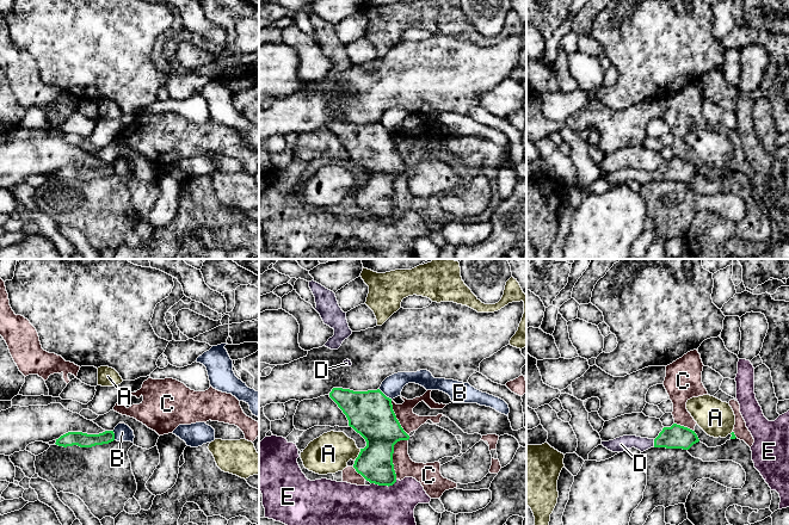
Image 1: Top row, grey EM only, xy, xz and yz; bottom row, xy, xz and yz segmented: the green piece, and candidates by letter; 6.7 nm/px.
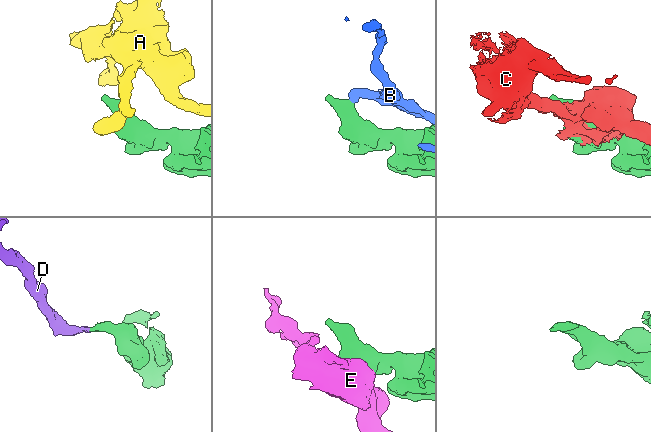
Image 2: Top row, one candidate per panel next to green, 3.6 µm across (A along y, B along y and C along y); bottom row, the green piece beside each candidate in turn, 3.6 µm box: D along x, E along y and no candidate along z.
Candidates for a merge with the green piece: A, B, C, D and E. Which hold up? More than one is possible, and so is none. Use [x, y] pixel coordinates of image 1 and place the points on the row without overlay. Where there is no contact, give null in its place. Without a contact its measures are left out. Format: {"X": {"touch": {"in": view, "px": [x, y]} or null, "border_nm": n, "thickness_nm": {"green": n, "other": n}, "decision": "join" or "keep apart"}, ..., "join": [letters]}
{"A": {"touch": {"in": "xz", "px": [358, 187]}, "border_nm": 100, "thickness_nm": {"green": 280, "other": 260}, "decision": "keep apart"}, "B": {"touch": {"in": "xz", "px": [384, 128]}, "border_nm": 120, "thickness_nm": {"green": 300, "other": 140}, "decision": "keep apart"}, "C": {"touch": {"in": "xz", "px": [392, 189]}, "border_nm": 280, "thickness_nm": {"green": 280, "other": 140}, "decision": "keep apart"}, "D": {"touch": {"in": "yz", "px": [654, 175]}, "border_nm": 60, "thickness_nm": {"green": 160, "other": 100}, "decision": "join"}, "E": {"touch": {"in": "xz", "px": [383, 217]}, "border_nm": 180, "thickness_nm": {"green": 240, "other": 480}, "decision": "keep apart"}, "join": ["D"]}

